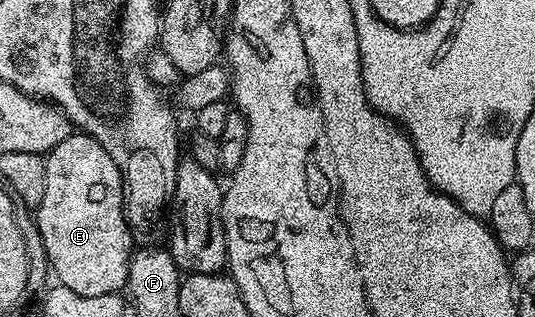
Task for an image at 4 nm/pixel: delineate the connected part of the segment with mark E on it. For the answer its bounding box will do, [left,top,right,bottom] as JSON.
[34,134,134,298]

